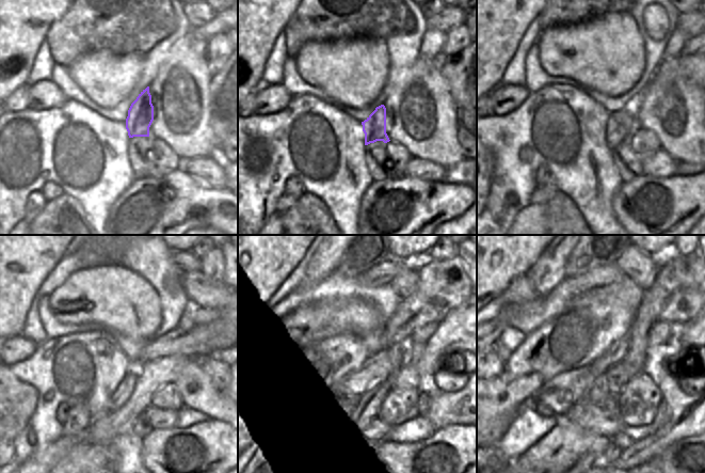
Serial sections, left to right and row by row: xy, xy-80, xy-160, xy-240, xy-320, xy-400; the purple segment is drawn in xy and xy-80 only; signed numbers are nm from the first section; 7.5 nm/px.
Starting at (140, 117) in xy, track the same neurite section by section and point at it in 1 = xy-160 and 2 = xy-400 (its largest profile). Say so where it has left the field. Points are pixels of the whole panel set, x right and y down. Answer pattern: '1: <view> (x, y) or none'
1: xy-160 (614, 133)
2: xy-400 (566, 442)

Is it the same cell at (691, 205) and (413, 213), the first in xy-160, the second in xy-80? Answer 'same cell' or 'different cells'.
same cell

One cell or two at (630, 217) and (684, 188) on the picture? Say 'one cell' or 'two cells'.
one cell

